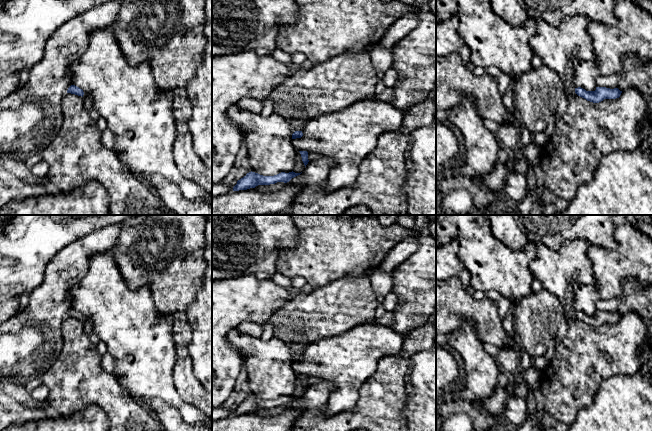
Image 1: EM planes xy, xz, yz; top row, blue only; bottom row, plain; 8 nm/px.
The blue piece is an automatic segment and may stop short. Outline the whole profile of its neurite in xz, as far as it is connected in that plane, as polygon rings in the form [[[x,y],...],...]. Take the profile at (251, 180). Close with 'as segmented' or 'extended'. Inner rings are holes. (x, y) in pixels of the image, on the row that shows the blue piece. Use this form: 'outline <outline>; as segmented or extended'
outline [[[255,172],[247,173],[243,178],[237,181],[237,184],[233,187],[233,191],[247,190],[255,188],[258,185],[270,185],[277,182],[289,182],[292,178],[300,175],[301,173],[295,172],[281,172],[274,176],[263,176]]]; as segmented

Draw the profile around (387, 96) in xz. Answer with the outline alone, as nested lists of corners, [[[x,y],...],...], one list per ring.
[[[394,87],[391,88],[387,88],[385,91],[383,91],[382,93],[375,95],[375,99],[379,100],[379,101],[384,101],[387,103],[391,103],[391,101],[393,100],[393,96],[394,96],[394,92],[397,89]]]

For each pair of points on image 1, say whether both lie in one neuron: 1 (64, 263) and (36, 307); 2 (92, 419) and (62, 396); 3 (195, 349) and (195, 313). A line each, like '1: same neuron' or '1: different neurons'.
1: same neuron
2: different neurons
3: same neuron

